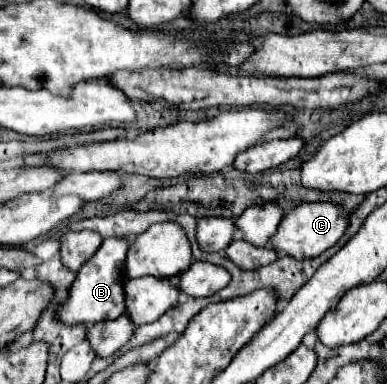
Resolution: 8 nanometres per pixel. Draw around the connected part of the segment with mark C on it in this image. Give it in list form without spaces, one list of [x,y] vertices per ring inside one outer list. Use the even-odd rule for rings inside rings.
[[[317,201],[317,203],[301,203],[289,213],[285,213],[285,219],[281,221],[275,237],[271,239],[273,249],[277,253],[285,251],[295,259],[303,257],[317,257],[325,249],[333,247],[349,227],[349,211],[343,209],[343,205],[331,203],[331,201]]]

